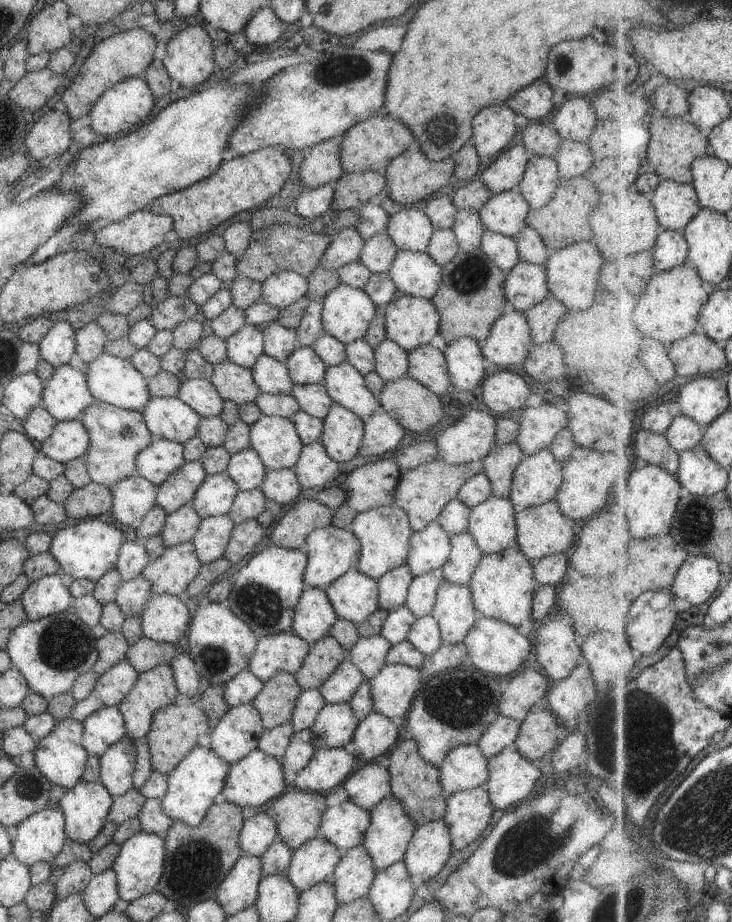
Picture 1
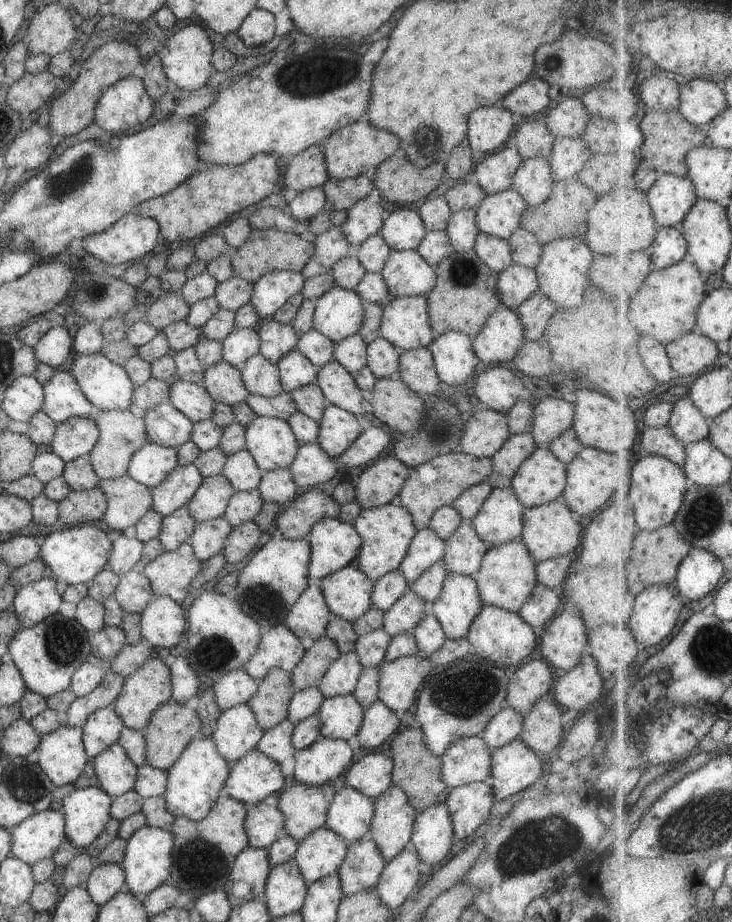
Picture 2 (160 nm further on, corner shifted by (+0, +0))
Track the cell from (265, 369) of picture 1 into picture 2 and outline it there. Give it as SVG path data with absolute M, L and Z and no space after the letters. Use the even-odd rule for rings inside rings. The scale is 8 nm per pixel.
M258 352L245 360L239 372L241 382L249 395L270 397L283 391L276 364L271 364Z

